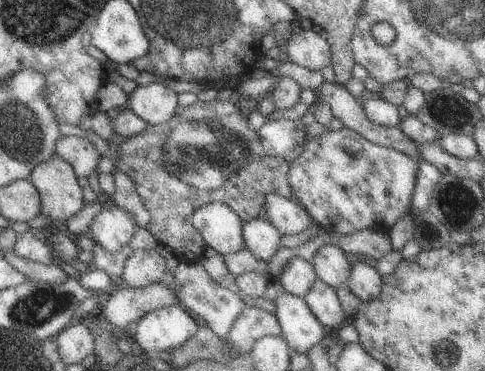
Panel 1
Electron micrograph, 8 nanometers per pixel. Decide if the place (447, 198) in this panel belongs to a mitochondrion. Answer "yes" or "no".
yes

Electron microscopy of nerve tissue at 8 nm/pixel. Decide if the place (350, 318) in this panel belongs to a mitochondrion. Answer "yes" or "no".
no

